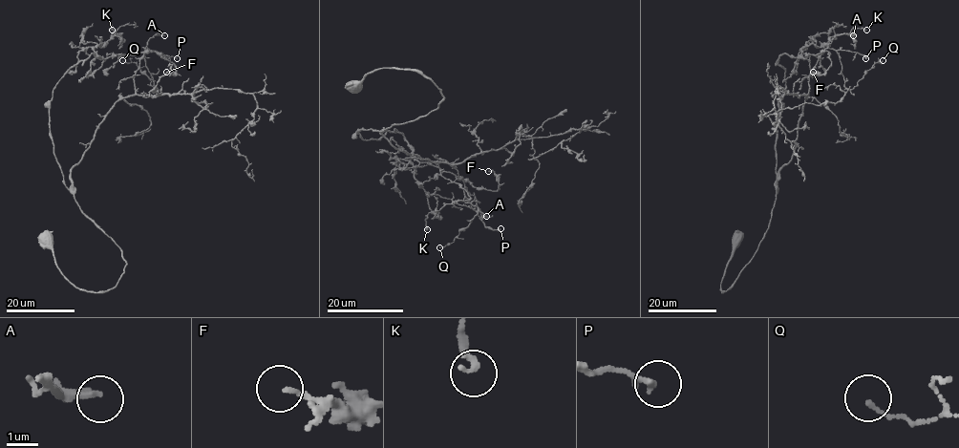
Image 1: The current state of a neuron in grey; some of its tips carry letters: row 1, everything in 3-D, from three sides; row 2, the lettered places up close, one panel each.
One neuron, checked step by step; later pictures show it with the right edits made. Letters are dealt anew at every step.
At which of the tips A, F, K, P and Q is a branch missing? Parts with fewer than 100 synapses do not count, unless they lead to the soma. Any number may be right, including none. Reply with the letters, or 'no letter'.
no letter

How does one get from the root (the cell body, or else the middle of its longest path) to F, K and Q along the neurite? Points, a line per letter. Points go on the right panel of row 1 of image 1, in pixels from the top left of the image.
F: (735, 239), (722, 292), (767, 229), (810, 73), (827, 51), (828, 69), (813, 72)
K: (735, 239), (722, 292), (757, 249), (776, 199), (776, 130), (785, 87), (777, 58), (866, 30)
Q: (735, 239), (722, 292), (767, 229), (818, 58), (836, 51), (849, 89), (883, 60)

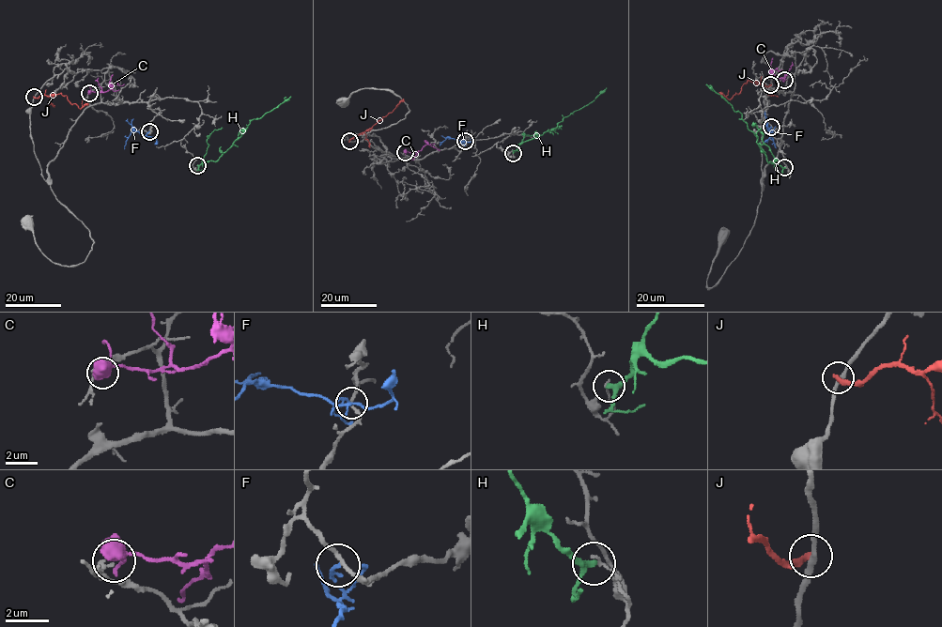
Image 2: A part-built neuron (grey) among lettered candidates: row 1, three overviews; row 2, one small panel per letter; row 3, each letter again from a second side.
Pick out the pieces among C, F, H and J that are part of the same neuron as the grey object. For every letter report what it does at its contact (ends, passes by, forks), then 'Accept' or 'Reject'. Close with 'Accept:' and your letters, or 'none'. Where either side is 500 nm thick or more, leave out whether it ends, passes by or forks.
C: It forks there. Reject
F: It ends there. Reject
H: It passes by. Reject
J: It ends there. Reject
Accept: none

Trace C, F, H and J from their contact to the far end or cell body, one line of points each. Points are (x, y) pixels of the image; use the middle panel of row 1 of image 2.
C: (405, 153), (417, 153), (427, 143), (440, 150)
F: (465, 142), (446, 138), (440, 145)
H: (513, 153), (523, 142), (555, 128), (564, 117), (589, 104), (607, 87)
J: (349, 141), (368, 130), (404, 99)

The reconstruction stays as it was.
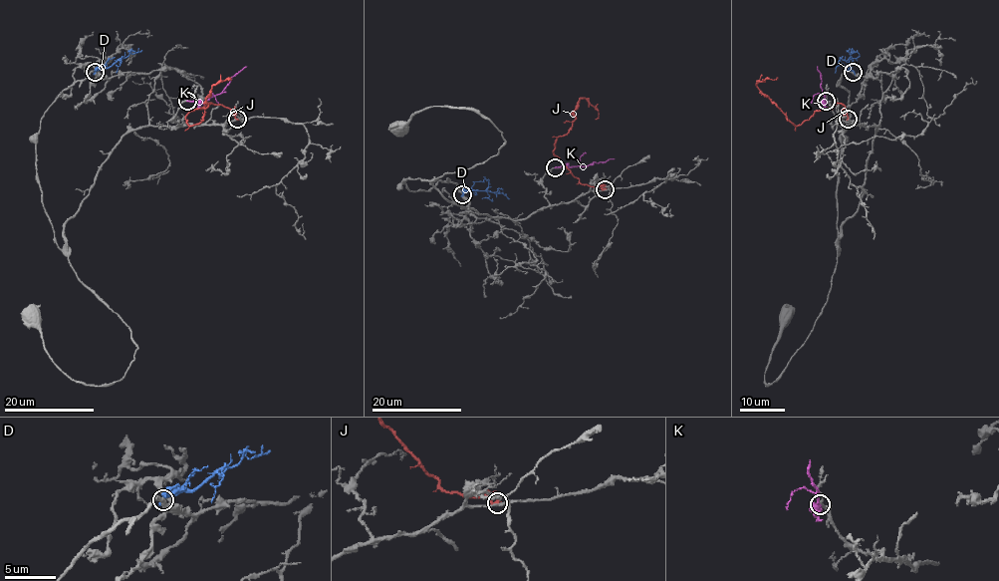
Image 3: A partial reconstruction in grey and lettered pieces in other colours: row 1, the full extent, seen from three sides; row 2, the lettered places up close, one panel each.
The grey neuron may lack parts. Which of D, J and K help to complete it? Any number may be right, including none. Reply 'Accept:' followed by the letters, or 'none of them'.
Accept: K

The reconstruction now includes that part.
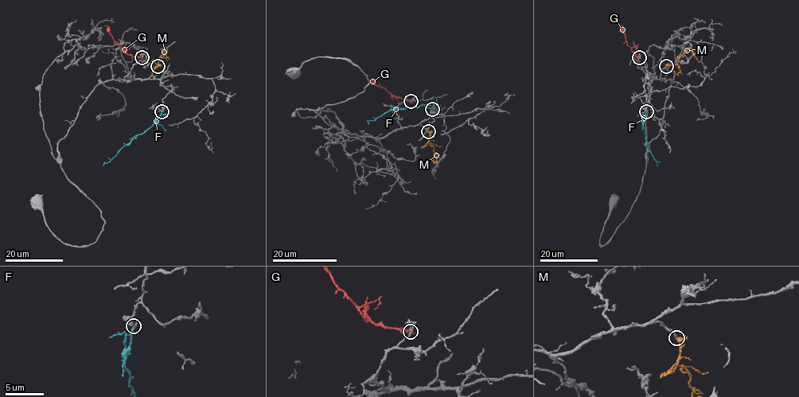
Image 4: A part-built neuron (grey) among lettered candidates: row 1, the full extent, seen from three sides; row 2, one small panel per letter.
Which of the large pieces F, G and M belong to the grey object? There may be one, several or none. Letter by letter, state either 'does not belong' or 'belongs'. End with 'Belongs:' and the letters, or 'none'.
F: does not belong
G: does not belong
M: belongs
Belongs: M

